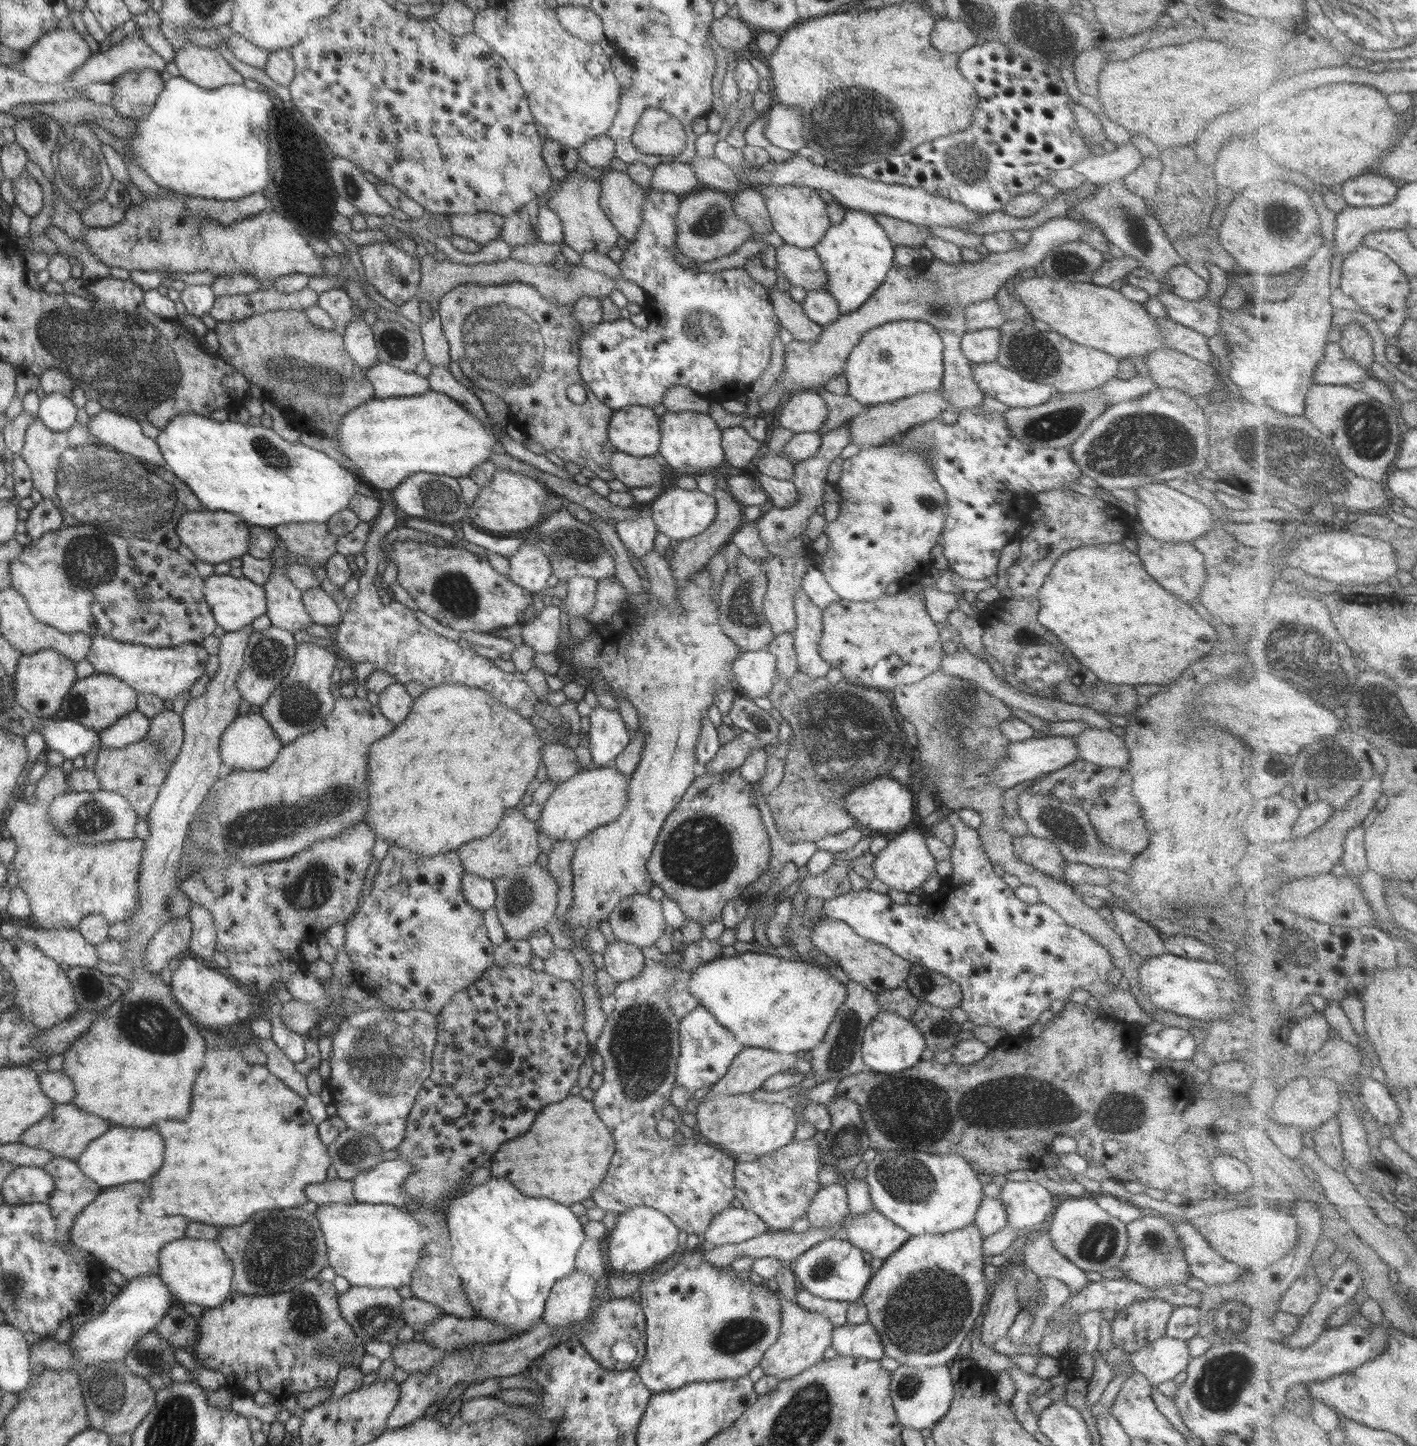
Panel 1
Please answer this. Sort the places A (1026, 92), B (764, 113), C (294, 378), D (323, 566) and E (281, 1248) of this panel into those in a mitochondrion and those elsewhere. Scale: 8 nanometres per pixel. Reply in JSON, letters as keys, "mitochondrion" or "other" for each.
{"A":"other","B":"other","C":"mitochondrion","D":"other","E":"mitochondrion"}

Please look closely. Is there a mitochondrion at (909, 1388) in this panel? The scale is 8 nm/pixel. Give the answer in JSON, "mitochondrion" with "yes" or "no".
{"mitochondrion":"yes"}

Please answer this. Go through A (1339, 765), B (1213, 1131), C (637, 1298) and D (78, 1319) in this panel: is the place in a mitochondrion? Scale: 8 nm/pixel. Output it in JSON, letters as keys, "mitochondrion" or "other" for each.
{"A":"mitochondrion","B":"other","C":"other","D":"other"}

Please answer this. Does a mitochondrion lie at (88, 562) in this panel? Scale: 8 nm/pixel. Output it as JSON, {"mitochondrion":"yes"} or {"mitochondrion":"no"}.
{"mitochondrion":"yes"}

